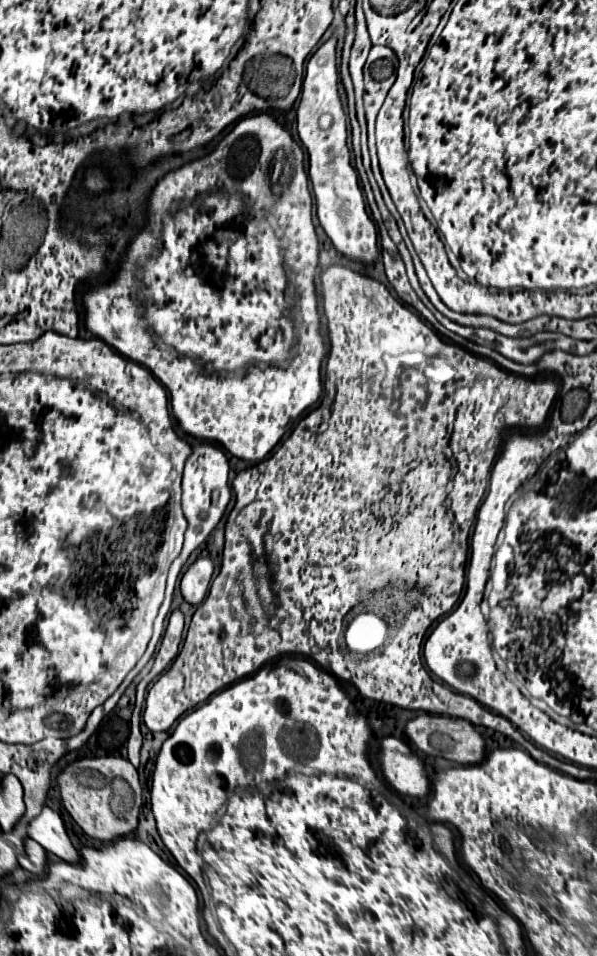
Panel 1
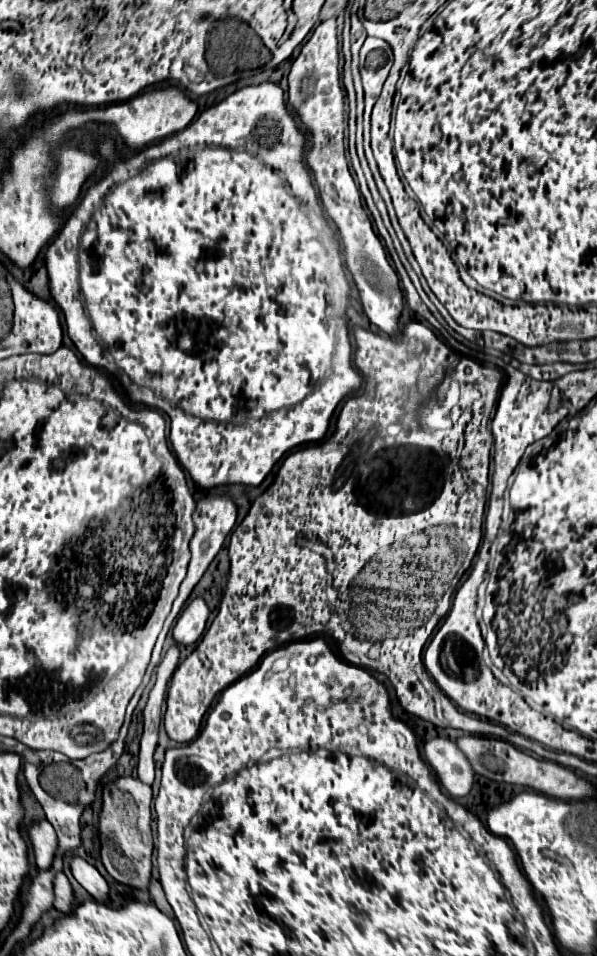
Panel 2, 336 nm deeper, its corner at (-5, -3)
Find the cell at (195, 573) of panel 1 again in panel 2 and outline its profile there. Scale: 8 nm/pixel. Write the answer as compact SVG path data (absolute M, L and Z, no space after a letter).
M194 598L186 610L180 614L176 626L174 626L174 640L176 644L184 644L190 646L194 642L198 642L198 638L202 636L204 628L206 628L206 620L208 620L208 606L202 598Z

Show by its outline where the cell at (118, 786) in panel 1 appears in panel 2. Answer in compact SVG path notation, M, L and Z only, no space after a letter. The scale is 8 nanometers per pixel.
M120 778L112 788L104 788L104 804L100 814L100 840L102 840L102 864L108 874L134 890L148 890L152 878L152 788L138 778Z

